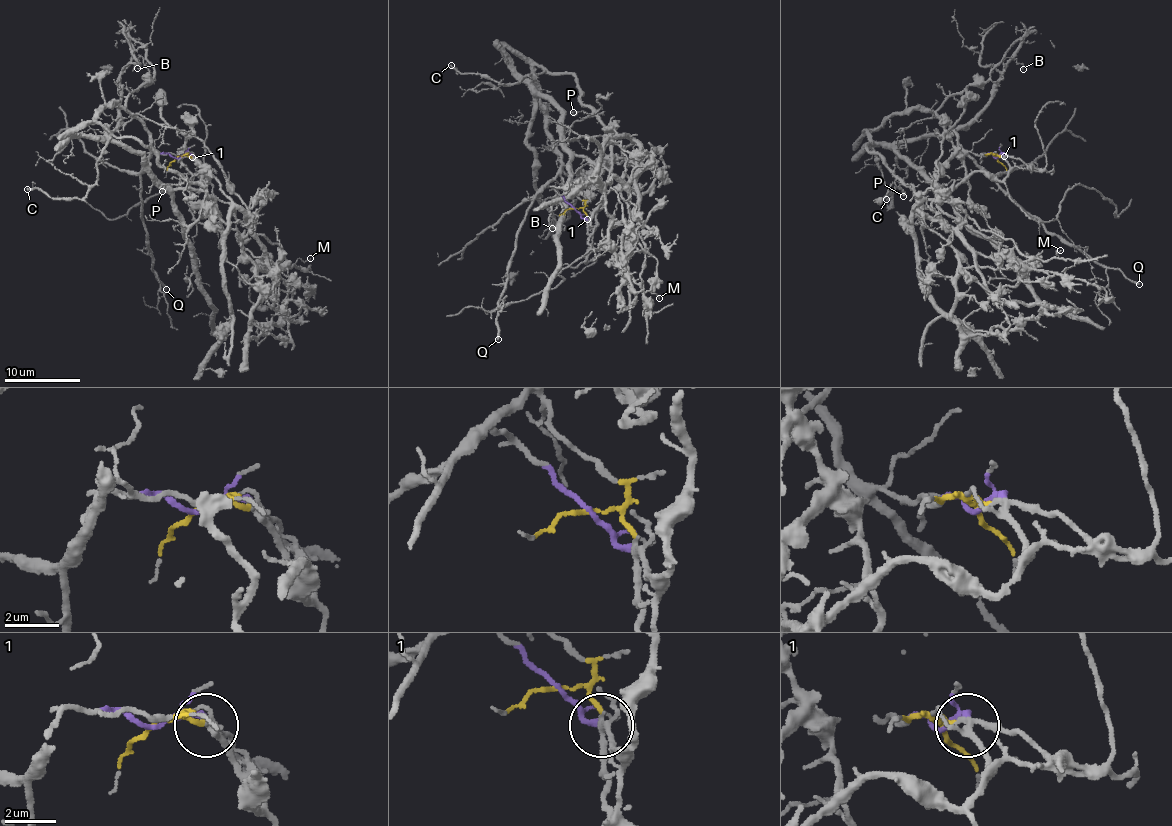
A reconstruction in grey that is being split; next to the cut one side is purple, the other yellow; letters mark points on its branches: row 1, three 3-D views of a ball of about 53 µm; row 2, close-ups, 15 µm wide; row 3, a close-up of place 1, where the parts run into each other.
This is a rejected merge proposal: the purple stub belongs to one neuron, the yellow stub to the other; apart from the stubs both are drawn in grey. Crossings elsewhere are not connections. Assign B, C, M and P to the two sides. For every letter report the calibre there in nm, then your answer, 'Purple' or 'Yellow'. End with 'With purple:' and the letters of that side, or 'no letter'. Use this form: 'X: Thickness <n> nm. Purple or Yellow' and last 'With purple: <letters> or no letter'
B: Thickness 90 nm. Purple
C: Thickness 160 nm. Yellow
M: Thickness 100 nm. Purple
P: Thickness 150 nm. Yellow
With purple: B, M

